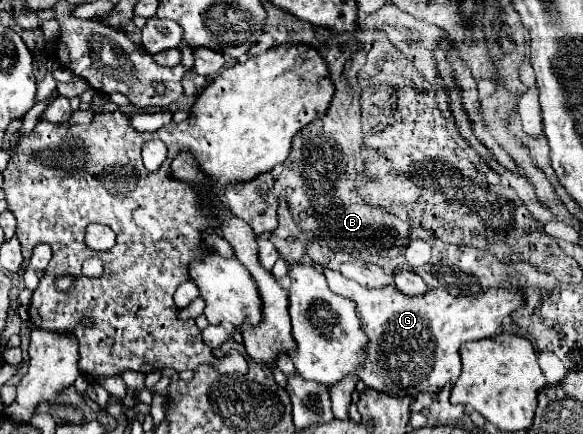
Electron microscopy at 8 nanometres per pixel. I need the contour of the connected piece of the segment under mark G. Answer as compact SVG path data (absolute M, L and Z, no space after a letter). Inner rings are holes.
M324 268L324 276L332 292L356 302L360 328L370 340L360 380L378 392L414 398L414 412L428 408L434 402L436 392L460 376L460 344L494 336L502 320L524 304L520 290L488 290L480 296L468 298L452 296L444 288L438 288L424 296L410 298L396 288L362 288L354 280L348 280L328 268Z

